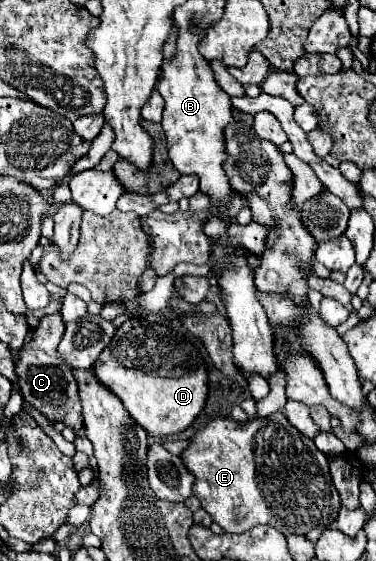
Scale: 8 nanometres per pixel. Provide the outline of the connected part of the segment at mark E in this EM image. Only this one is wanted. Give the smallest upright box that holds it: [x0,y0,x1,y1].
[181,413,341,535]

